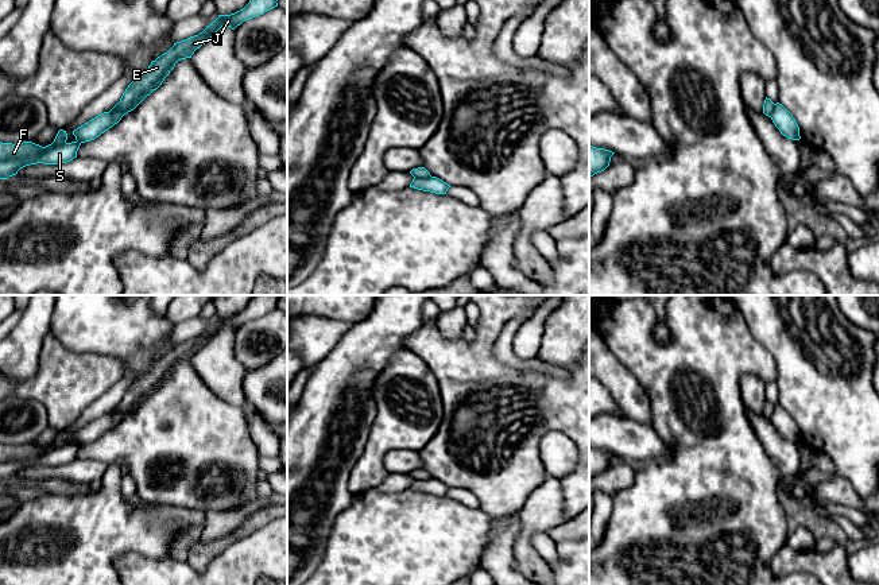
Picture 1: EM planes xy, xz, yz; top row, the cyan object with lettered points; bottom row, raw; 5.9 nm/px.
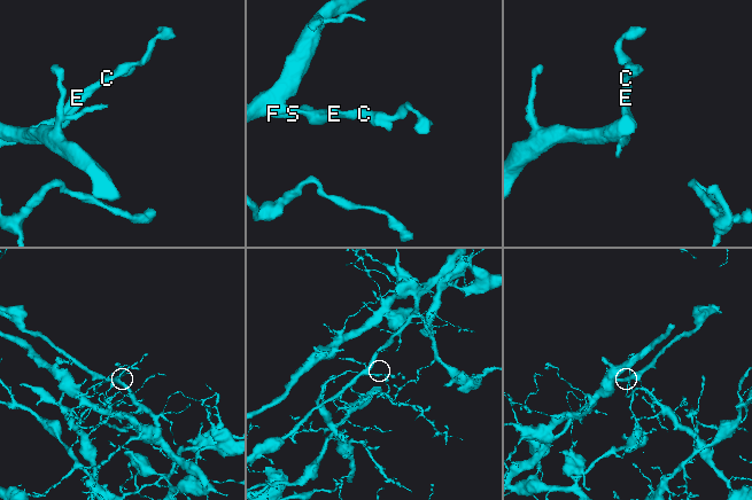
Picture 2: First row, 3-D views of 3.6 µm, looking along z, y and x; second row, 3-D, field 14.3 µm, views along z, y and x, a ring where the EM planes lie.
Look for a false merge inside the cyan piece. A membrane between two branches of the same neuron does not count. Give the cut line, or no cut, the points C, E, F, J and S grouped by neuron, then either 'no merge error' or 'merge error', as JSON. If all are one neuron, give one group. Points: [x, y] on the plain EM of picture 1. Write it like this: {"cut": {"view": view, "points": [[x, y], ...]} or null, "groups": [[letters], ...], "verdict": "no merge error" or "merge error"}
{"cut": {"view": "xy", "points": [[197, 337], [197, 343], [181, 353], [126, 410], [113, 409]]}, "groups": [["C", "E", "J", "S"], ["F"]], "verdict": "merge error"}

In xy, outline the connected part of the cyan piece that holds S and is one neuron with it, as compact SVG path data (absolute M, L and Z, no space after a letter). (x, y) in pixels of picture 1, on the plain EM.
M71 443L63 445L61 448L51 449L46 454L32 458L28 461L12 461L0 464L0 481L8 481L12 477L16 477L18 473L26 468L43 465L43 466L61 466L67 465L77 460L77 453L81 445Z

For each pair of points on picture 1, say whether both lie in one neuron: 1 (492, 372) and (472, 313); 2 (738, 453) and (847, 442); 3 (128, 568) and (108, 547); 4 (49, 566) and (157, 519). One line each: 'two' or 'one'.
1: two
2: two
3: two
4: one

